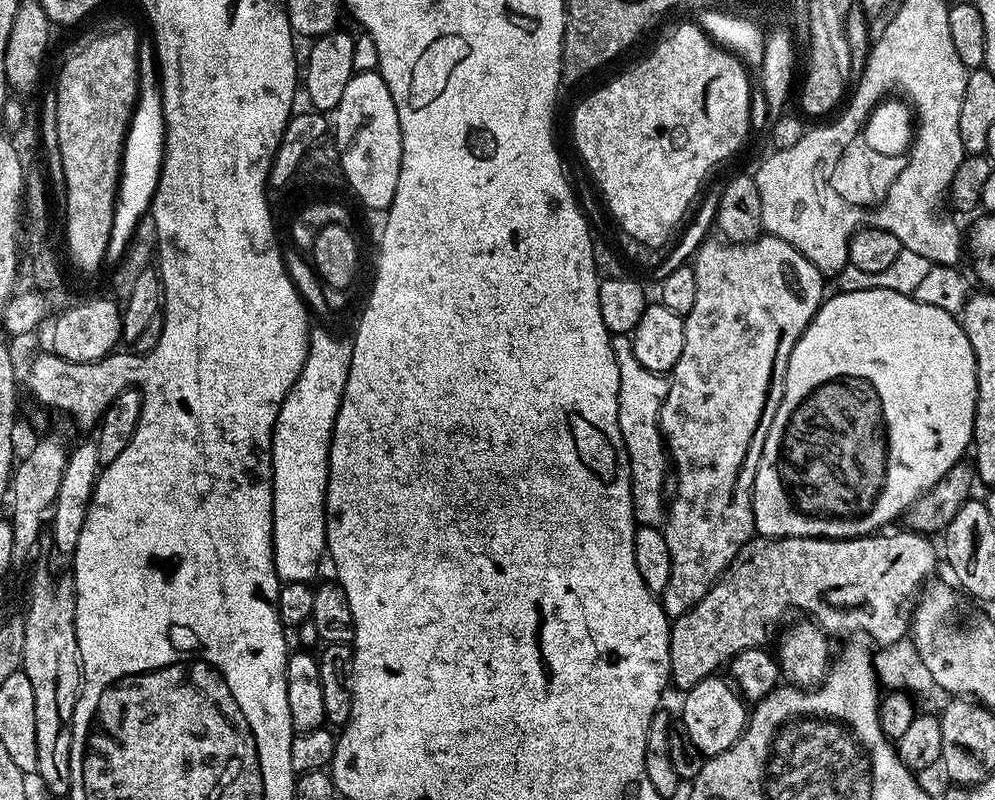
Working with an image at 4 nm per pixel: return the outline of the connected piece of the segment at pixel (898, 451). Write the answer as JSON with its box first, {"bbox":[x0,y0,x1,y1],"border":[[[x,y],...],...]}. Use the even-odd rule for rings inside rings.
{"bbox":[752,289,976,540],"border":[[[866,289],[854,293],[837,291],[829,295],[820,309],[816,311],[816,317],[808,323],[808,329],[798,338],[794,350],[790,354],[790,362],[786,366],[786,382],[782,402],[774,414],[774,422],[770,422],[770,434],[766,434],[766,442],[762,446],[762,458],[758,458],[758,470],[754,474],[754,486],[752,487],[752,513],[754,514],[754,528],[762,536],[825,536],[835,540],[855,538],[855,536],[870,536],[879,533],[891,520],[899,521],[908,508],[924,492],[929,492],[942,477],[952,469],[955,464],[965,459],[964,451],[969,451],[974,440],[974,429],[976,426],[976,355],[970,346],[970,342],[964,333],[964,325],[955,315],[947,313],[946,310],[938,309],[936,306],[924,305],[913,299],[911,295],[904,295],[892,289]]]}

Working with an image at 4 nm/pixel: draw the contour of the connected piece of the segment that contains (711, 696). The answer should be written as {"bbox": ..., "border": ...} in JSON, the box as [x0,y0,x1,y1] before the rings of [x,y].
{"bbox":[678,674,750,758],"border":[[[713,674],[693,688],[687,689],[683,693],[684,705],[681,706],[678,716],[686,734],[690,734],[694,746],[698,746],[698,750],[702,750],[706,758],[730,750],[730,746],[734,746],[734,742],[738,742],[738,738],[743,734],[750,715],[740,693],[727,679],[724,681],[719,680],[720,678],[719,675]]]}

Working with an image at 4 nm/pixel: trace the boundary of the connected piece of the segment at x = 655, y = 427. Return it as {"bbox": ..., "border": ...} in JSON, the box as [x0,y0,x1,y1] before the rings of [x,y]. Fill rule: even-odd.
{"bbox":[612,335,670,528],"border":[[[631,335],[612,336],[614,358],[618,362],[618,430],[622,430],[622,442],[628,455],[628,469],[632,475],[632,517],[637,525],[660,528],[666,519],[666,492],[664,479],[670,476],[670,457],[660,433],[660,411],[668,393],[669,377],[646,370],[638,358],[634,358]]]}

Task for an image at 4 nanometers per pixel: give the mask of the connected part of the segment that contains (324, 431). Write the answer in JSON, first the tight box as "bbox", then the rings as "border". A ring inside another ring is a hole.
{"bbox":[272,327,352,584],"border":[[[313,327],[308,338],[308,353],[306,362],[300,371],[300,377],[292,384],[292,389],[284,396],[284,401],[280,403],[276,425],[272,431],[272,561],[276,567],[276,574],[284,582],[302,582],[307,584],[317,579],[316,571],[320,568],[320,559],[326,556],[326,526],[324,525],[324,499],[328,493],[328,455],[330,454],[330,442],[332,441],[332,431],[336,415],[342,402],[342,394],[346,390],[346,378],[350,374],[350,358],[352,357],[352,340],[343,340],[340,336],[335,336],[332,332],[327,332],[324,328]]]}

